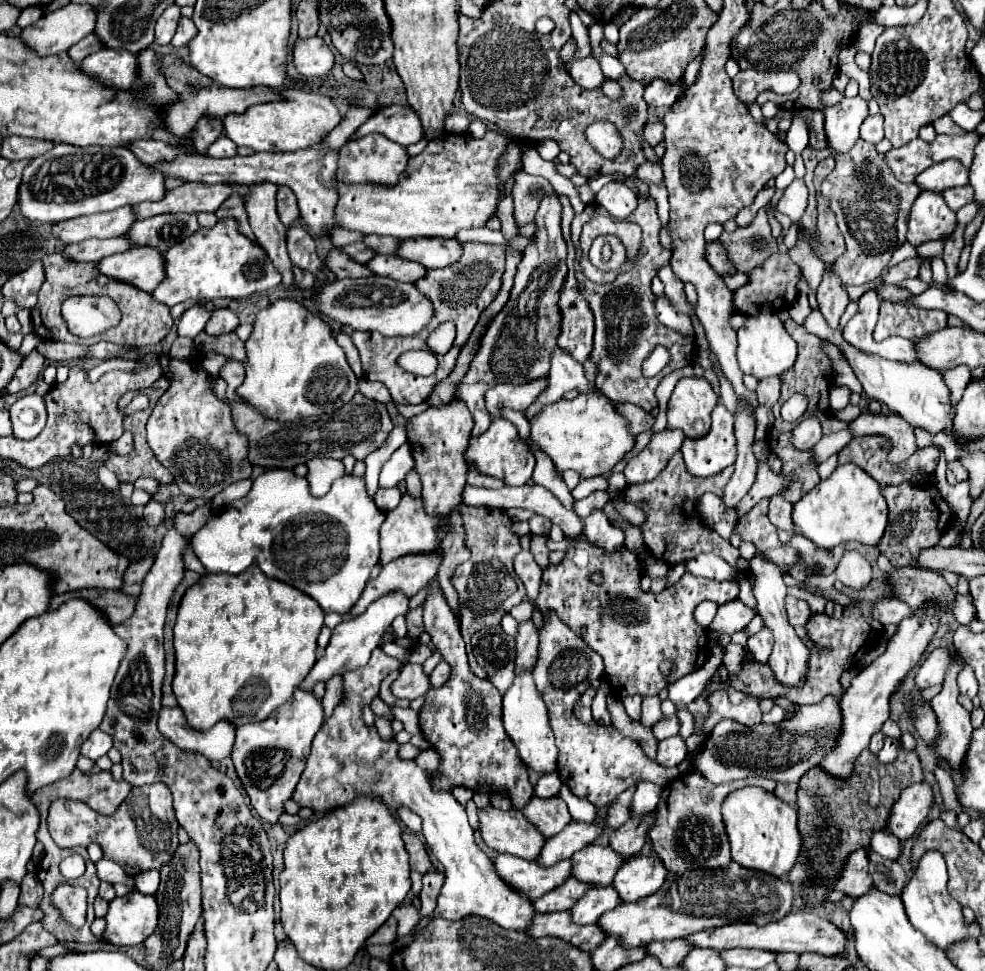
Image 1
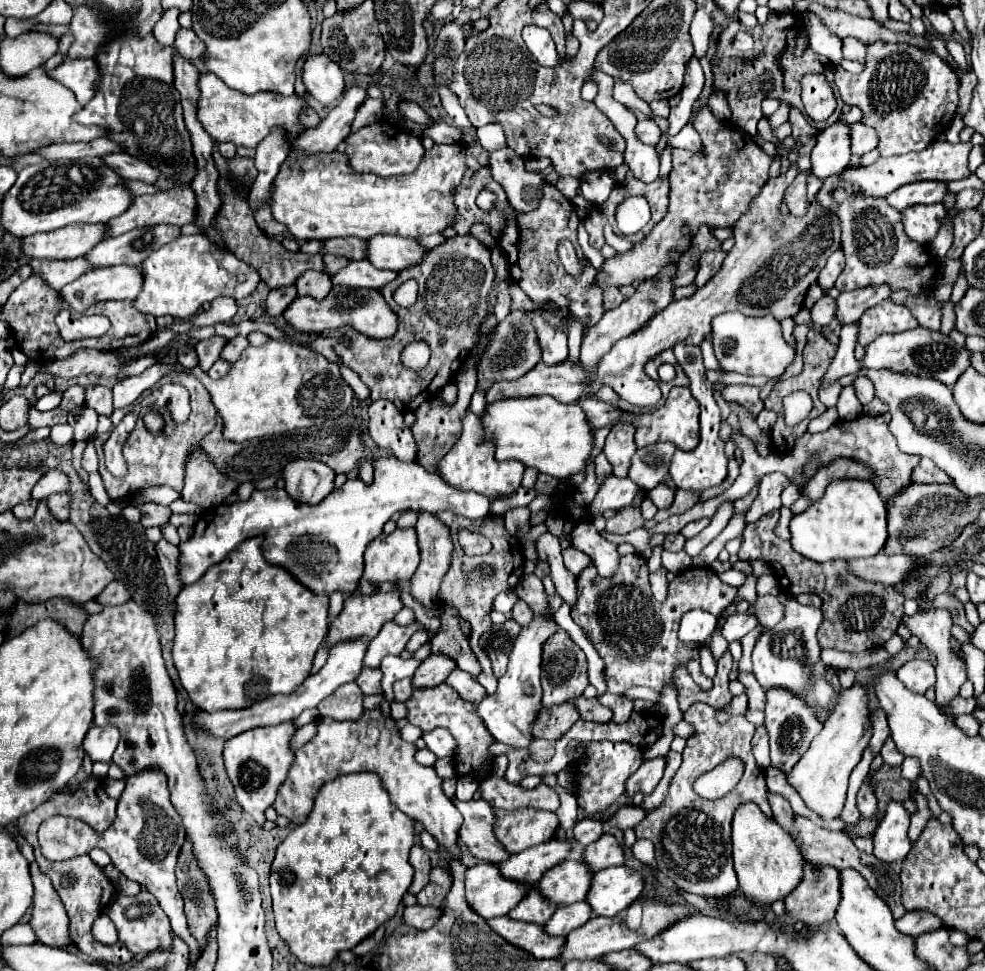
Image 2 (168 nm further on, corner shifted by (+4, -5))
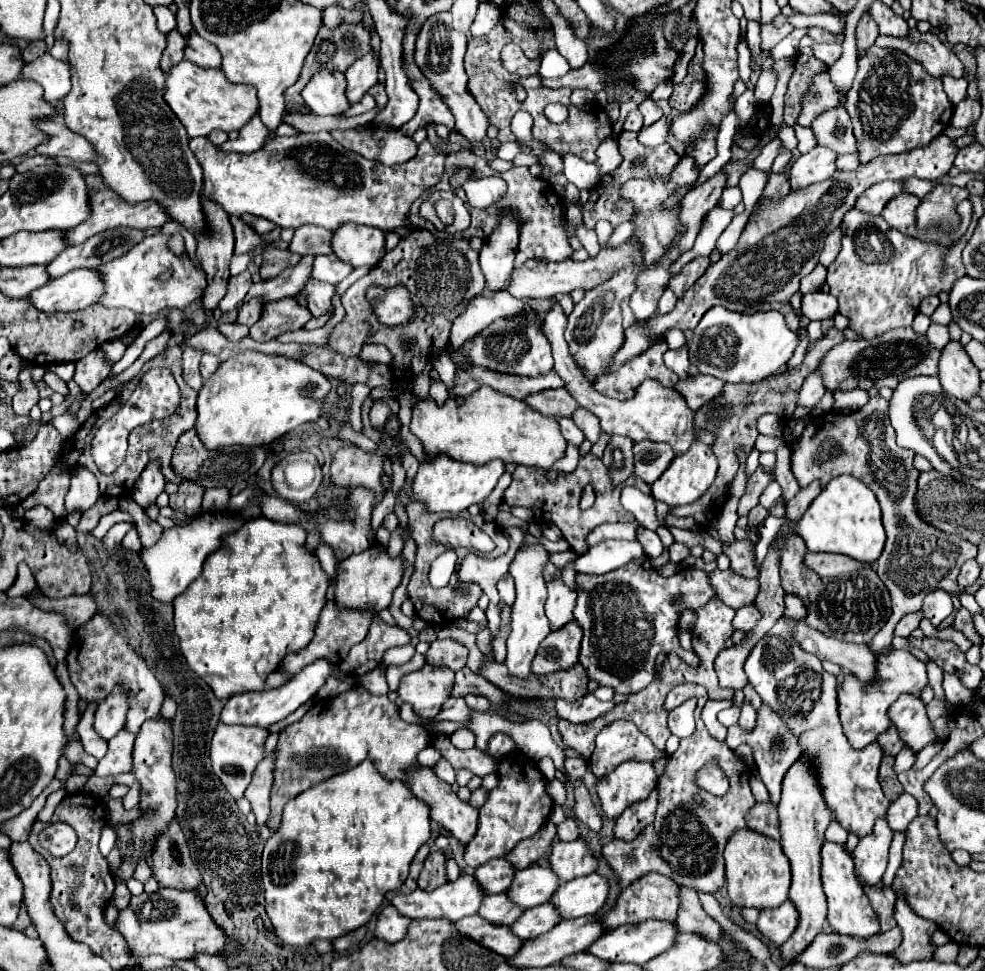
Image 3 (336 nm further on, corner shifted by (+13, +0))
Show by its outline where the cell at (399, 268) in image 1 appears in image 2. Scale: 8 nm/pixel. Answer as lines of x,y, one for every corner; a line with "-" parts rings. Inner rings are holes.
368,260
350,262
346,268
342,268
338,274
332,276
332,282
338,286
350,286
350,288
382,288
388,282
392,282
398,274
392,270
378,270

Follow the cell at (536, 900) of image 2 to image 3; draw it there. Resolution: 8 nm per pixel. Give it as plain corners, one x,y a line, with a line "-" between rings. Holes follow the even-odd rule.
507,893
487,895
479,909
479,915
495,925
513,925
521,917
521,913
523,909
515,905

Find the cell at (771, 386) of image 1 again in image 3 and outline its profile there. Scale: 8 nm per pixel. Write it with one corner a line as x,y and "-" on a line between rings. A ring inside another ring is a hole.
697,375
697,377
689,377
689,381
679,381
675,389
685,397
687,405
693,411
697,411
701,405
711,403
715,397
723,393
725,381
711,375

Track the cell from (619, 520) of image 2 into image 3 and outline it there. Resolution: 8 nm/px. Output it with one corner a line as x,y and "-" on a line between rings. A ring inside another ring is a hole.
587,455
587,457
580,458
575,473
561,473
555,481
549,481
547,471
543,471
543,469
533,469
533,467
525,467
525,465
517,467
513,473
513,483
505,491
503,501
511,507
527,507
527,509
535,511
533,515
535,515
535,521
539,521
539,523
555,523
561,529
561,533
565,535
565,539
569,541
571,549
581,555
587,551
585,537
593,527
597,527
601,523
635,521
635,517
629,511
625,511
619,503
619,495
621,495
623,485
633,485
633,487
641,489
643,493
651,495
651,487
635,475
629,477
621,485
613,485
605,465
599,459
593,459
591,455
-
585,485
593,485
593,489
597,489
597,493
595,493
597,499
595,499
595,505
591,509
581,511
579,499
581,499
581,489

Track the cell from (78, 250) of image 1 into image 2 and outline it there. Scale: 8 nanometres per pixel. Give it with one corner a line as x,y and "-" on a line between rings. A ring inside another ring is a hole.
80,256
76,260
32,260
30,268
32,276
40,274
40,278
44,278
46,284
52,286
52,290
60,290
82,276
90,268
90,264
84,256

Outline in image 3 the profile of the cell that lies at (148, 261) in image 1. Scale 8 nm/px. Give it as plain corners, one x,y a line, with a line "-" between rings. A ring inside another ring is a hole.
75,269
33,291
31,301
41,311
75,311
97,303
103,293
105,283
97,269

